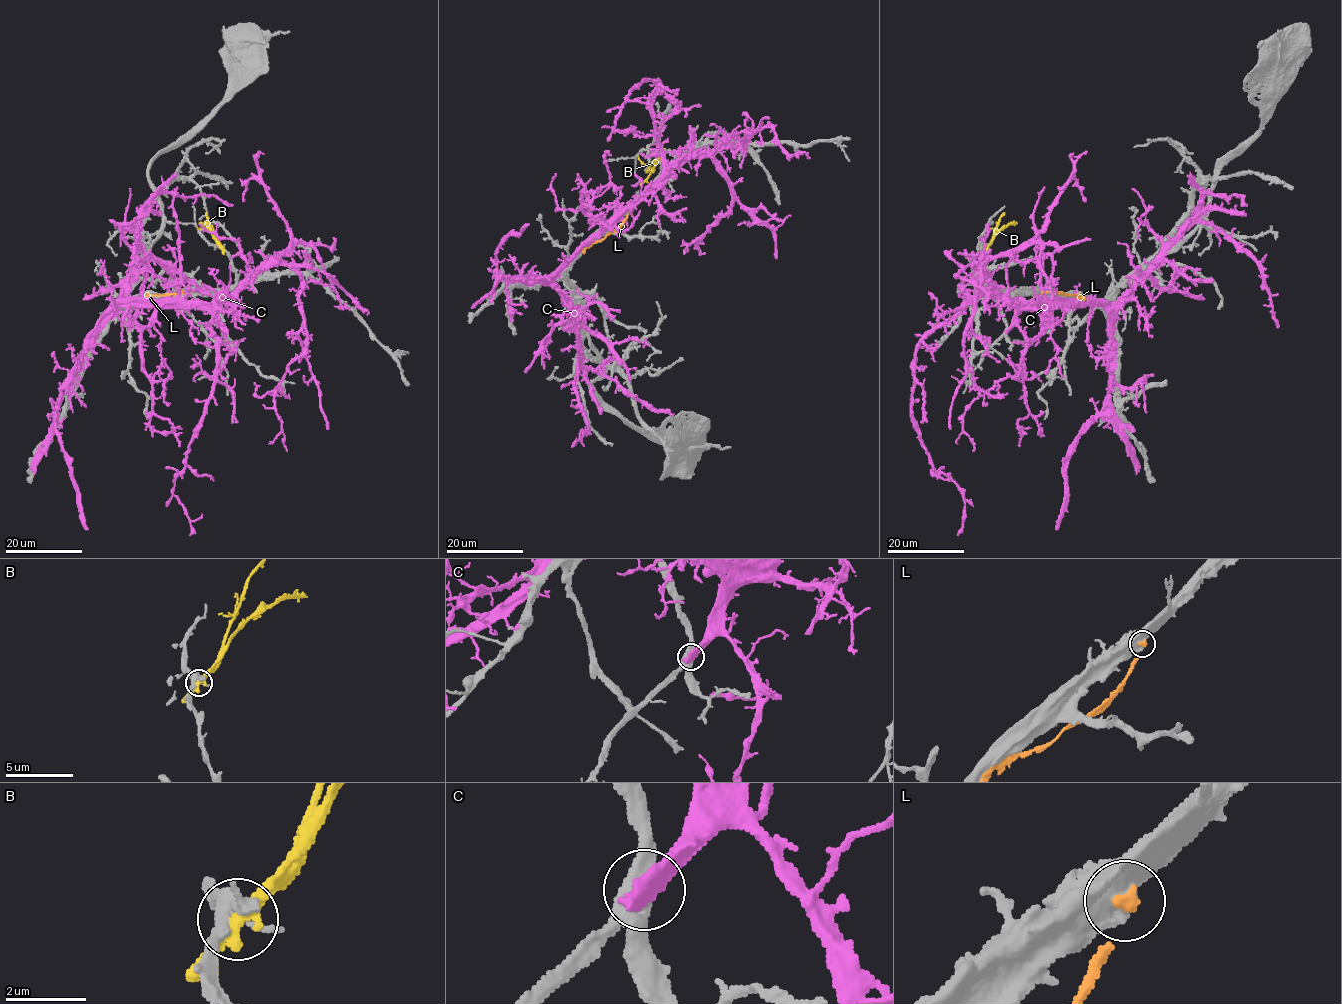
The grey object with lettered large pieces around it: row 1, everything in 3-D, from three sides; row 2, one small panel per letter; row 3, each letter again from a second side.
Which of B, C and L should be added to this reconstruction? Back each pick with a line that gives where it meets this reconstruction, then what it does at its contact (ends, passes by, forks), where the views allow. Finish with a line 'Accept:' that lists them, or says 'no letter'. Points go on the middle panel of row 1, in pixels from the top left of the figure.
Accept: no letter

